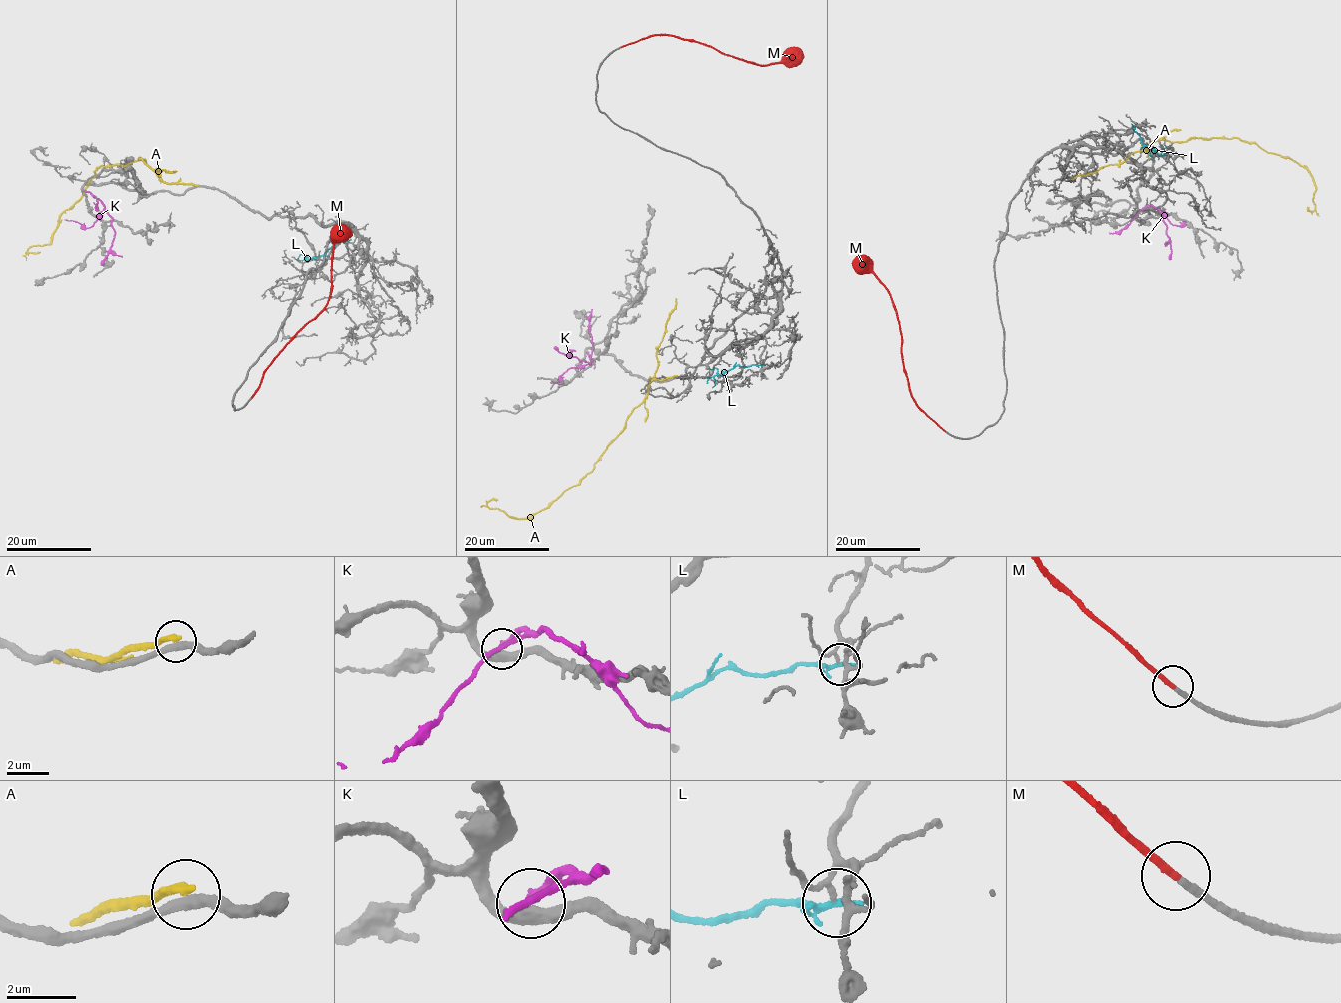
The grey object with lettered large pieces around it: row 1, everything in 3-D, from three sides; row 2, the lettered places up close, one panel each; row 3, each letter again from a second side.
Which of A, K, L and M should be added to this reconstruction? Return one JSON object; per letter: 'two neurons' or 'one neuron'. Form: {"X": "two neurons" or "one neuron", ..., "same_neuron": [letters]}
{"A": "two neurons", "K": "two neurons", "L": "two neurons", "M": "one neuron", "same_neuron": ["M"]}

